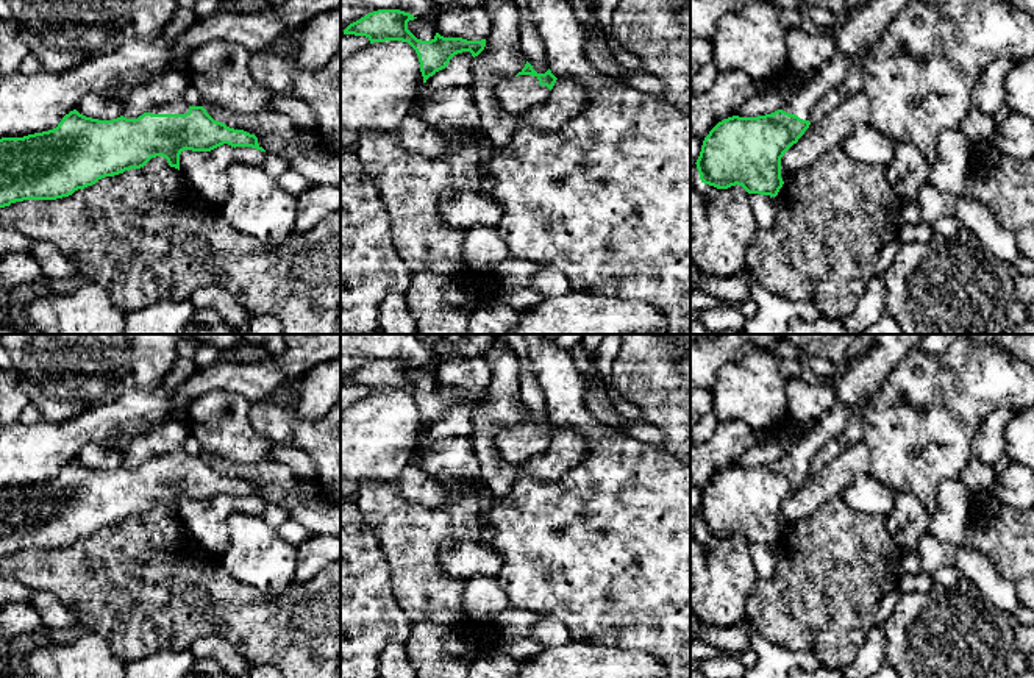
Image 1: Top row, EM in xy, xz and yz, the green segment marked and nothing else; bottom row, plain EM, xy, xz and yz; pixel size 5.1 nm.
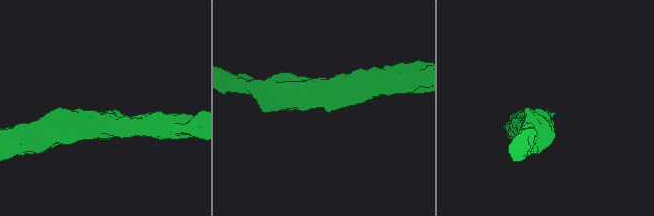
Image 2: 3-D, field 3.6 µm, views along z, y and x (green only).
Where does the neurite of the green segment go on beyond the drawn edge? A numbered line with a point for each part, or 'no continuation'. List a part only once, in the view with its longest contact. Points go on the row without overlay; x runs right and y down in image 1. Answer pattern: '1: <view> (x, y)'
1: xy (177, 456)

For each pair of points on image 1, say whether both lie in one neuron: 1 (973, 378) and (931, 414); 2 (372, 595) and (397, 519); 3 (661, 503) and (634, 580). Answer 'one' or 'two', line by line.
1: one
2: two
3: one

